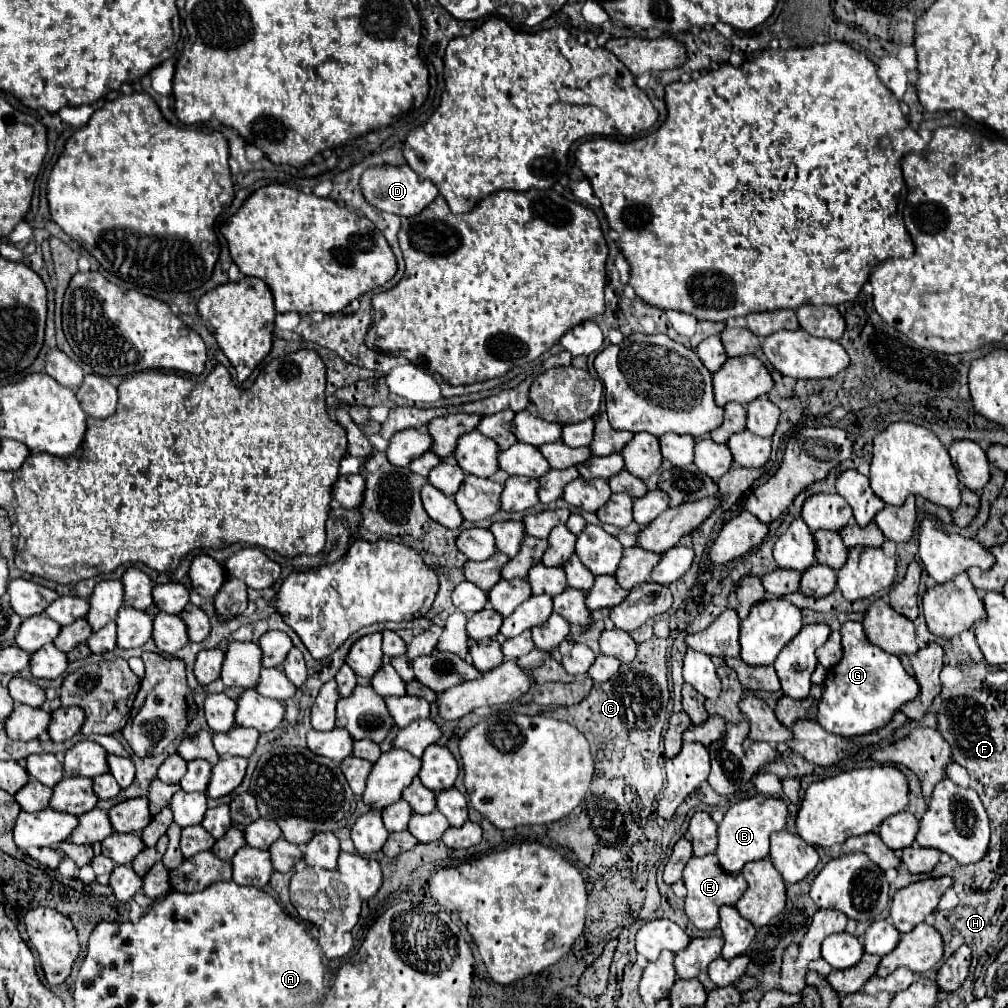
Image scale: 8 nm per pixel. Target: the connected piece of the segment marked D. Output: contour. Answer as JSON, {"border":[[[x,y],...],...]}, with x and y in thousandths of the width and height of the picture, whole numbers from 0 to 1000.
{"border":[[[384,165],[384,167],[366,167],[358,177],[358,187],[366,202],[378,206],[382,210],[390,210],[396,214],[412,214],[420,210],[436,192],[428,179],[418,179],[416,173],[408,165]]]}

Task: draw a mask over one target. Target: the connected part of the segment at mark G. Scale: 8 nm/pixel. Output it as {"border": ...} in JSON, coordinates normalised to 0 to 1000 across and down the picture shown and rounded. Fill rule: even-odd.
{"border":[[[838,617],[834,621],[834,637],[836,653],[830,661],[820,665],[820,673],[816,677],[818,685],[811,704],[811,716],[820,726],[838,732],[870,726],[884,716],[896,698],[910,692],[912,679],[896,665],[890,651],[884,651],[860,635],[854,617]]]}

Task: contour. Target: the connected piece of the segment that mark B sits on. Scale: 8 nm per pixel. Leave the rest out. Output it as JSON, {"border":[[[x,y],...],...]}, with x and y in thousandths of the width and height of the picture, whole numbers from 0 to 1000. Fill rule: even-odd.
{"border":[[[751,788],[743,794],[727,798],[721,804],[711,823],[711,829],[713,829],[711,851],[713,851],[715,861],[723,867],[733,867],[741,855],[761,851],[763,849],[763,829],[779,823],[779,815],[781,815],[781,798],[775,792],[763,792],[763,790]]]}

